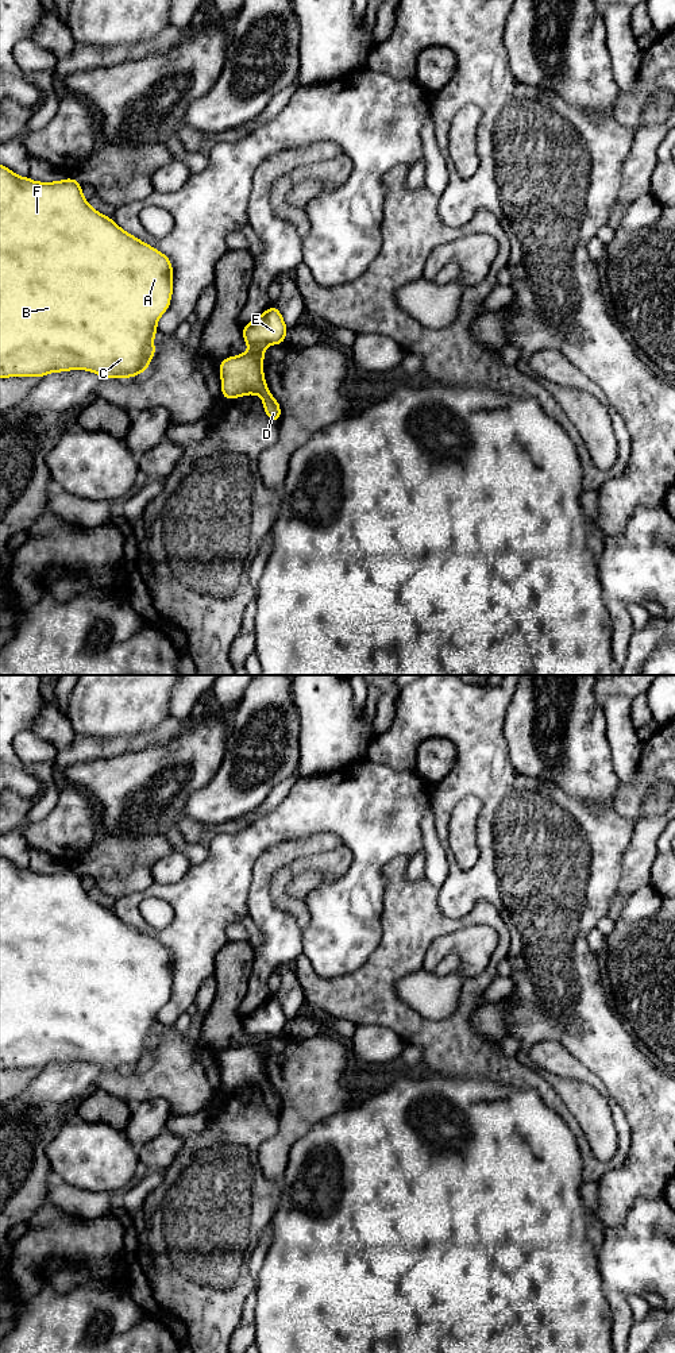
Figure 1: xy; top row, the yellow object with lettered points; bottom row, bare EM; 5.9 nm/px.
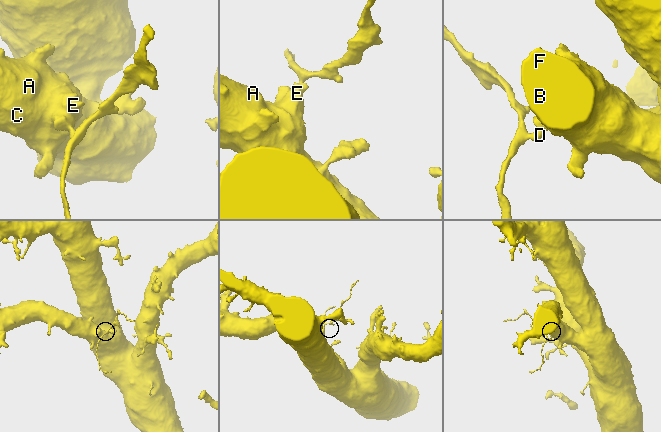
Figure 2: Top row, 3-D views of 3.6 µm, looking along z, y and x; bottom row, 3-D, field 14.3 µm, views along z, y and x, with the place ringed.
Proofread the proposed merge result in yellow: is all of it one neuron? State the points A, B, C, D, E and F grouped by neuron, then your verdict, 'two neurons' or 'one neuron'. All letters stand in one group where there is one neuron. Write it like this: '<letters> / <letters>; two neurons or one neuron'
A B C E F / D; two neurons

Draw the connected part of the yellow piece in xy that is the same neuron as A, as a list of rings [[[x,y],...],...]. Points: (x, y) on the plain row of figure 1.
[[[0,856],[0,1069],[40,1068],[49,1064],[86,1061],[103,1071],[131,1069],[146,1063],[157,1041],[153,1029],[158,1025],[157,1014],[169,1001],[173,986],[171,952],[153,937],[122,921],[112,909],[101,906],[85,891],[81,875],[73,868],[55,874],[36,874],[19,868]]]

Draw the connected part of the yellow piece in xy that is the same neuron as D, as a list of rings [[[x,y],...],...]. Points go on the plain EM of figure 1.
[[[265,1083],[262,1086],[262,1092],[265,1105],[269,1109],[269,1111],[278,1115],[281,1110],[281,1098],[277,1090],[274,1090],[270,1083]]]

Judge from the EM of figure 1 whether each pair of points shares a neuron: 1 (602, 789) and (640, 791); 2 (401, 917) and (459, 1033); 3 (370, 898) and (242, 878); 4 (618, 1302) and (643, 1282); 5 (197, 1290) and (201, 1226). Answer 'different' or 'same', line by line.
1: different
2: same
3: same
4: different
5: same

